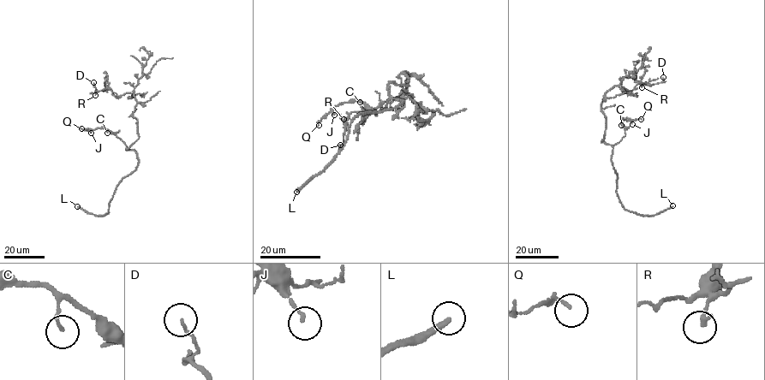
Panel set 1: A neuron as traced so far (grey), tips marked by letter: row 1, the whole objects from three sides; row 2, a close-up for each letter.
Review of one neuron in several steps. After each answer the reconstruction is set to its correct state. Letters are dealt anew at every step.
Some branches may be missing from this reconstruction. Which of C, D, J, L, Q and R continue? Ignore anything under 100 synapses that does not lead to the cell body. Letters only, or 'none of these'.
L

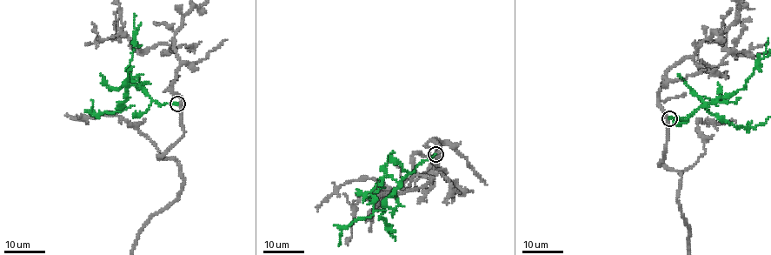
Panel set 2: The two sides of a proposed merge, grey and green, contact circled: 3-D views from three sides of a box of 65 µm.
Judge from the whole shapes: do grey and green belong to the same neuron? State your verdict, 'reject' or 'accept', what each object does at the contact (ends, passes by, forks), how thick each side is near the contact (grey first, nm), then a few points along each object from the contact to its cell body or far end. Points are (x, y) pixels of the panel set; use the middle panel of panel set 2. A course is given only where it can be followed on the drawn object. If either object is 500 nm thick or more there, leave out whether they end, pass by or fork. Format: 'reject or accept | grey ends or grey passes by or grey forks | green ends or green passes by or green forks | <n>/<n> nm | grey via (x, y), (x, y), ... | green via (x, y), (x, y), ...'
accept | grey passes by | green ends | 280/220 nm | green via (435, 155), (400, 183), (388, 176), (383, 178), (369, 218), (342, 228), (339, 245)

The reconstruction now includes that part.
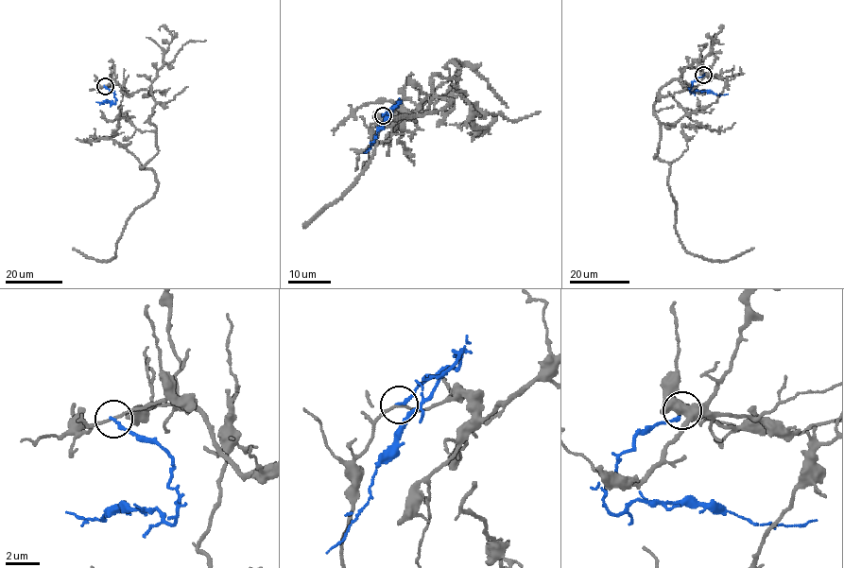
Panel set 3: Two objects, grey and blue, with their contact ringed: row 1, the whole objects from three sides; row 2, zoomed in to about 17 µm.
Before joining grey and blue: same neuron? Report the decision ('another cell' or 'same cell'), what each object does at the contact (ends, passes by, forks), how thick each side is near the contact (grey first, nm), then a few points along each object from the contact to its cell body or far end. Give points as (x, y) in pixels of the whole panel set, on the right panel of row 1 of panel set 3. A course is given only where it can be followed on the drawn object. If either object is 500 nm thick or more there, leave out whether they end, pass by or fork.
another cell; grey passes by; blue ends there; 140 nm thick on the grey side, 220 nm on the other; grey runs (704, 75), (694, 88), (672, 79), (654, 106), (676, 233), (709, 260), (753, 248); blue runs (704, 75), (697, 78), (690, 92), (727, 94)

